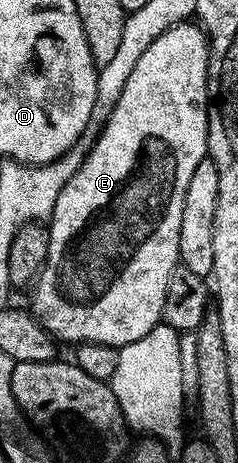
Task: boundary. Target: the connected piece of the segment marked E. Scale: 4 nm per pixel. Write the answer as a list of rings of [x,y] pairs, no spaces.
[[[184,21],[170,27],[149,49],[145,49],[141,61],[137,61],[137,69],[129,73],[129,81],[125,81],[125,89],[121,89],[121,97],[110,108],[111,116],[103,127],[103,133],[94,140],[90,151],[83,157],[83,163],[73,173],[69,185],[61,189],[61,197],[57,197],[57,205],[53,205],[53,213],[49,220],[49,257],[41,269],[38,279],[34,280],[31,291],[29,310],[36,321],[56,340],[63,339],[70,345],[81,343],[100,343],[113,348],[121,348],[133,341],[141,341],[149,329],[159,326],[165,309],[165,293],[169,289],[169,277],[173,277],[173,269],[180,266],[179,242],[181,241],[181,213],[185,209],[185,189],[189,189],[189,180],[193,177],[193,169],[201,165],[207,154],[207,70],[209,69],[209,53],[211,45],[207,41],[207,32],[195,21]]]

